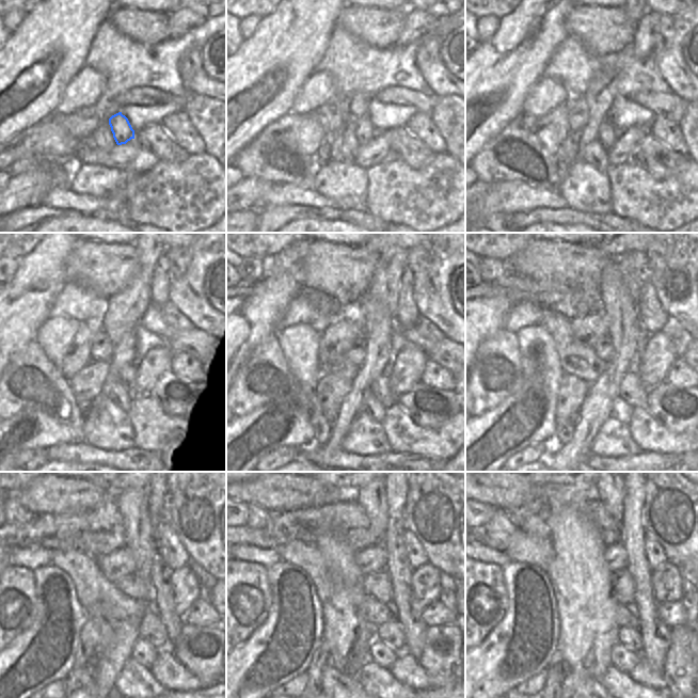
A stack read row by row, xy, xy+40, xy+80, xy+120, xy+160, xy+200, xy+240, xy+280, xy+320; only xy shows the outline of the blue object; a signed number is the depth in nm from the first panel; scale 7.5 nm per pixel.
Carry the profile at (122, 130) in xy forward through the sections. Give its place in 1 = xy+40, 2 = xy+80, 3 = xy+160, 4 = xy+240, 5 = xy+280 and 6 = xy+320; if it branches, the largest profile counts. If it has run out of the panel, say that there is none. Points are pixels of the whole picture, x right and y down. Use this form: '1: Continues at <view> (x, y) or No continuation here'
1: Continues at xy+40 (365, 131)
2: Continues at xy+80 (606, 132)
3: Continues at xy+160 (381, 387)
4: Continues at xy+240 (153, 630)
5: Continues at xy+280 (392, 633)
6: Continues at xy+320 (631, 637).

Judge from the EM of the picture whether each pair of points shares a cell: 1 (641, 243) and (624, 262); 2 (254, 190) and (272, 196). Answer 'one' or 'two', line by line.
1: two
2: two

